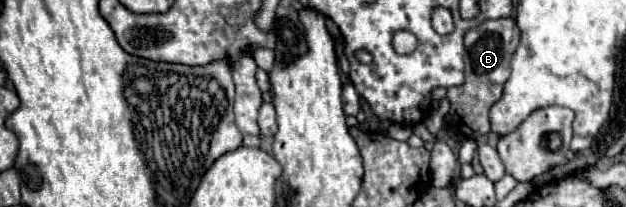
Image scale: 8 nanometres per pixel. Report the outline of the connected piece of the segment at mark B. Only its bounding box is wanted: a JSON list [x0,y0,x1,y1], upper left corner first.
[448,17,520,139]

